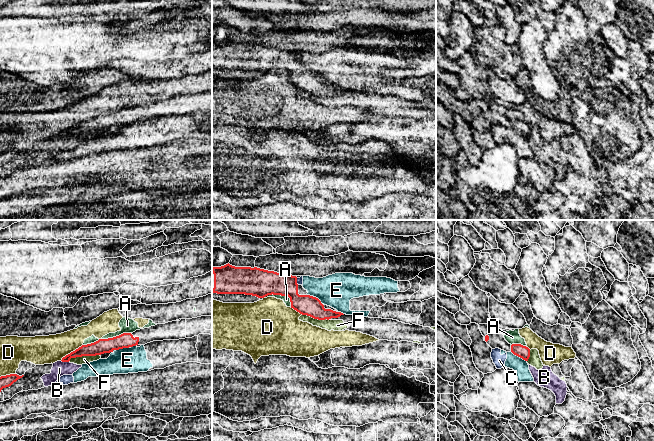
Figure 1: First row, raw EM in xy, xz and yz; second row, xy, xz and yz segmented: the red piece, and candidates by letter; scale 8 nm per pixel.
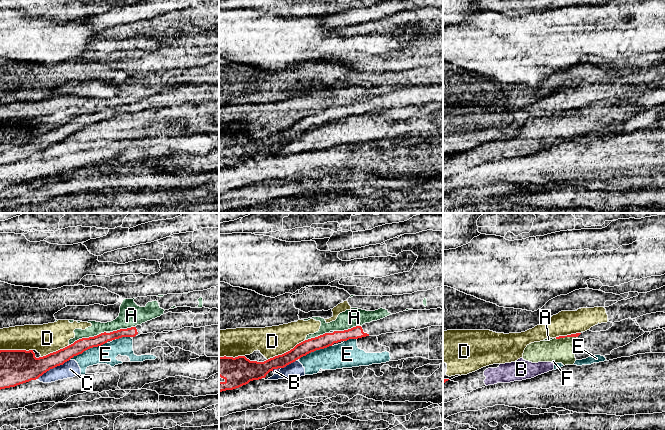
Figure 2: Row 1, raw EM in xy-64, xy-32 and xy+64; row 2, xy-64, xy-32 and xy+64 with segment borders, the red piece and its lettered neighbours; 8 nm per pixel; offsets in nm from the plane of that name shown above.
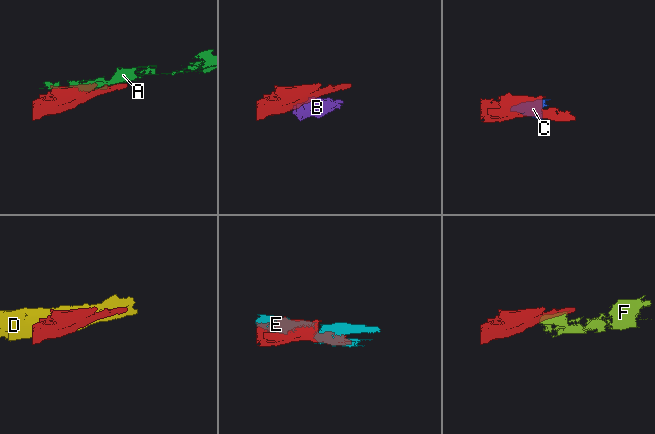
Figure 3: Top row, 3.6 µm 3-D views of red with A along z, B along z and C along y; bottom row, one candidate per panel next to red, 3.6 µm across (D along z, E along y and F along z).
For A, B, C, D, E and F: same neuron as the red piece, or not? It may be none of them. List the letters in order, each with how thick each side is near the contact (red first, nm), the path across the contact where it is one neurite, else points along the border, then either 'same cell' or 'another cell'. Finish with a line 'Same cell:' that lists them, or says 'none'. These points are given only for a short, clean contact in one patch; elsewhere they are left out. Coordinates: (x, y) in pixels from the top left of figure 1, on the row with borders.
A: 220/60 nm | another cell
B: 110/120 nm | along xy (61, 360), (68, 362) | another cell
C: 200/50 nm | another cell
D: 120/240 nm | another cell
E: 160/260 nm | another cell
F: 120/60 nm | along xy (99, 354), (76, 356), (68, 361) | another cell
Same cell: none

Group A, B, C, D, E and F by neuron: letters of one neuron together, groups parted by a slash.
A D / B F / C E

